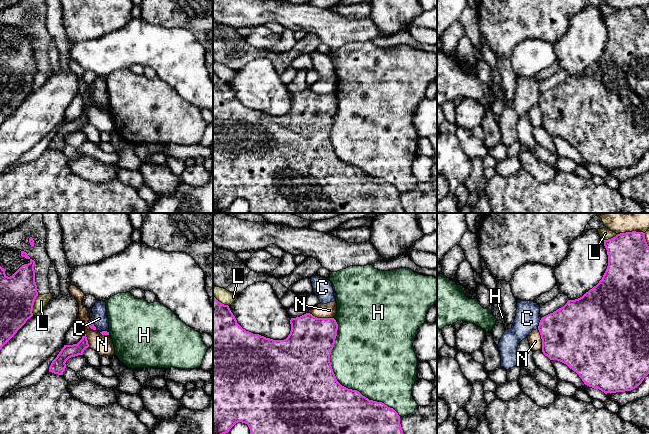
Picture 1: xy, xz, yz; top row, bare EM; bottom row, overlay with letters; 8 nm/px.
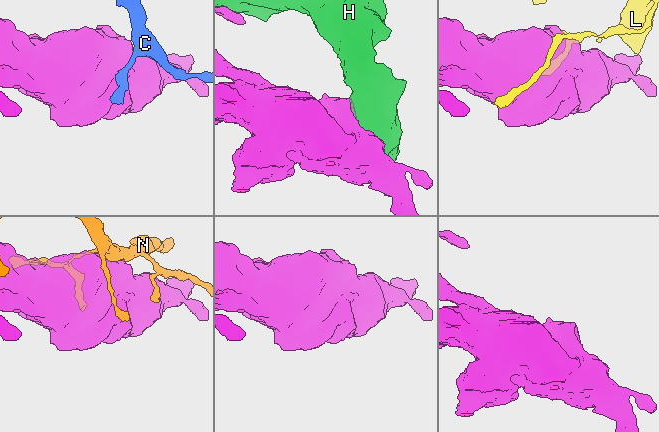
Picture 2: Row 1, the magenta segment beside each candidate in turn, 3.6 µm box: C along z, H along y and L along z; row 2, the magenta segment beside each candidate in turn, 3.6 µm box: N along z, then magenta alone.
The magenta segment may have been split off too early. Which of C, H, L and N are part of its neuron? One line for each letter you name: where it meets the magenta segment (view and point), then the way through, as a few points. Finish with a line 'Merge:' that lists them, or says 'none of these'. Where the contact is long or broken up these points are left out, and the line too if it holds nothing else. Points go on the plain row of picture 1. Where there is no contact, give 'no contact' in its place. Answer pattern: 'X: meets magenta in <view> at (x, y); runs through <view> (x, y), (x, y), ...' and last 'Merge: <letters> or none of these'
Merge: none of these

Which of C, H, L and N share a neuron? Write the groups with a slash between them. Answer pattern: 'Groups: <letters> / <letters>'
Groups: C / H / L / N

